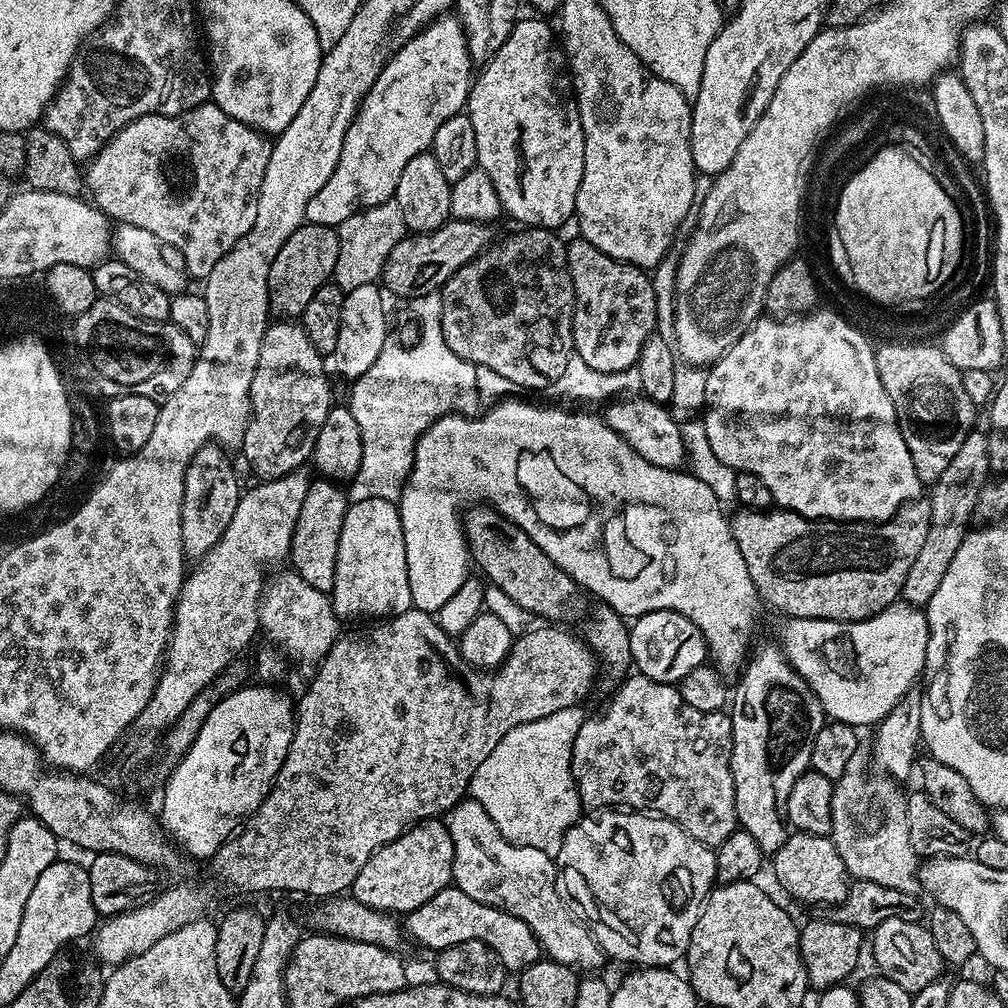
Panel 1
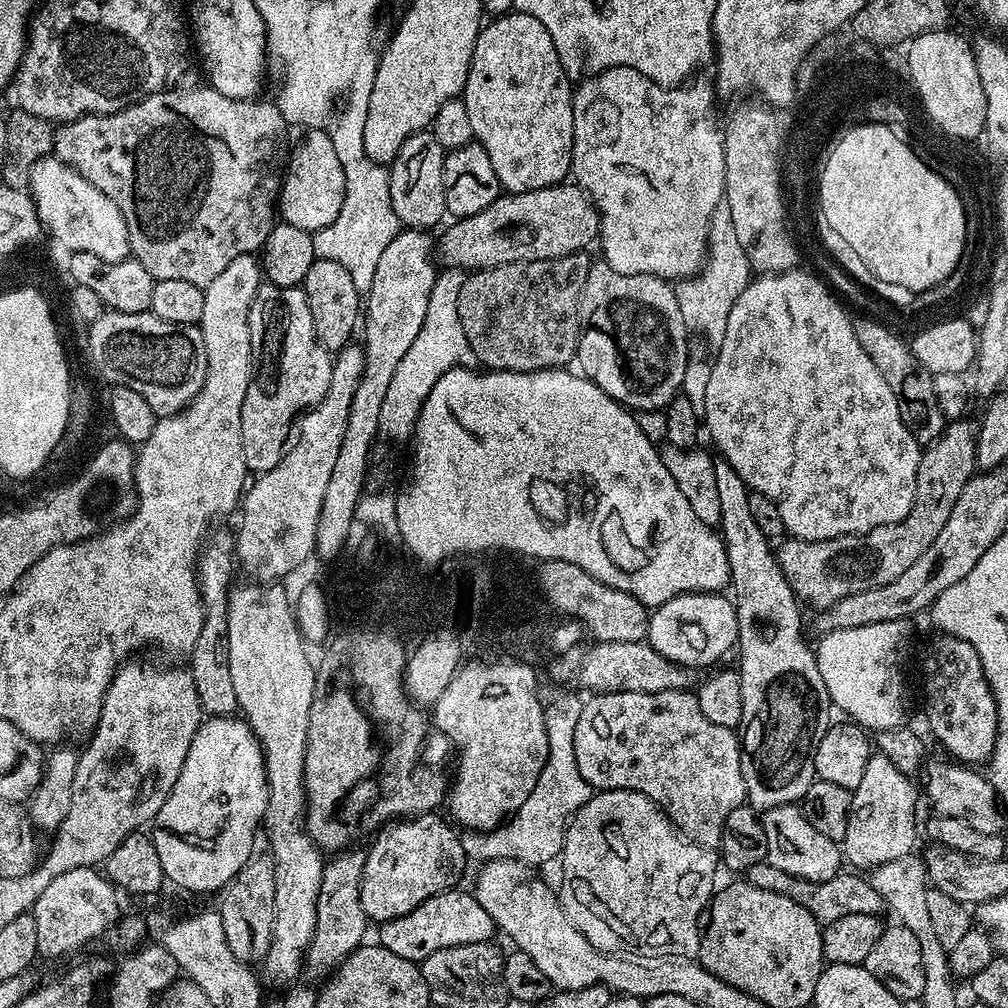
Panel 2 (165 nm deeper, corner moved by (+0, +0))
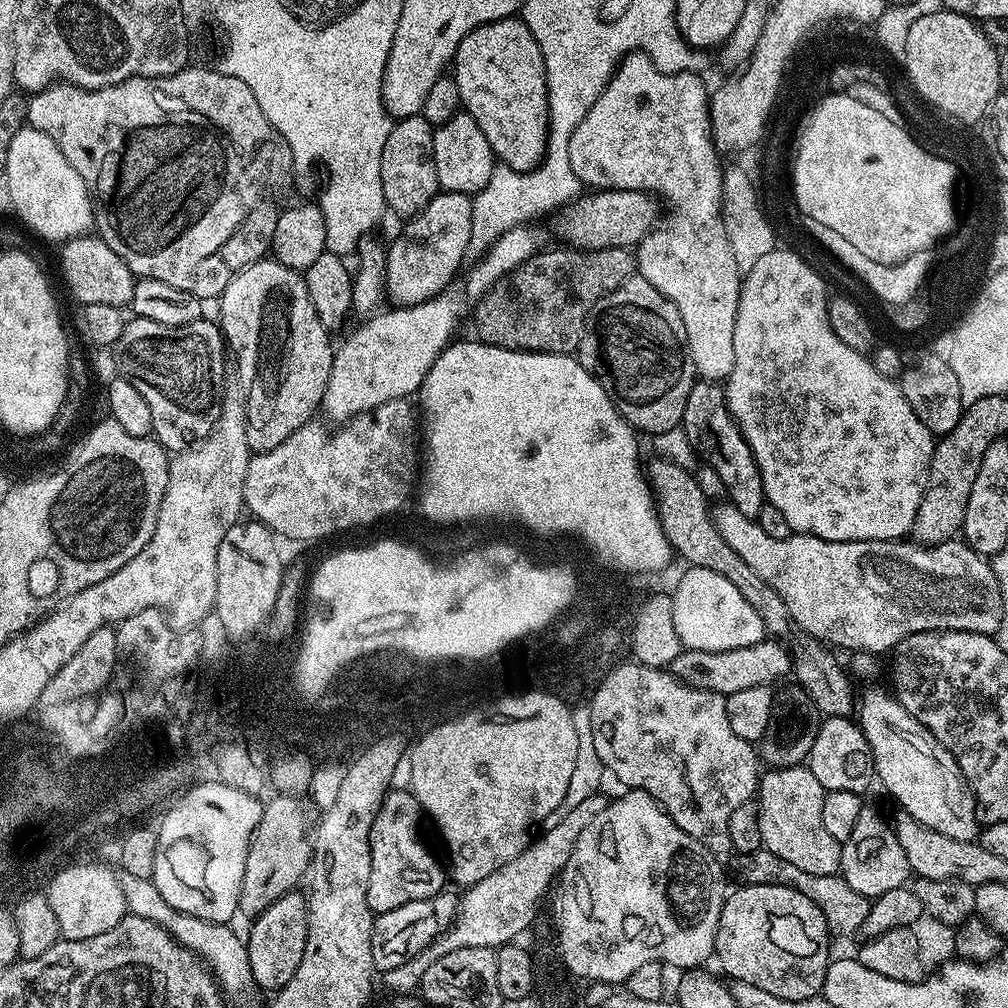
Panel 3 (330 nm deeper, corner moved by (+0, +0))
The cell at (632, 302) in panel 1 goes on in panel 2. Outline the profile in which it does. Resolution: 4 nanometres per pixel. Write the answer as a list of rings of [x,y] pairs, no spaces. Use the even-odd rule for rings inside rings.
[[[593,263],[590,274],[586,276],[586,286],[584,287],[584,297],[580,303],[580,346],[576,349],[575,359],[580,360],[579,371],[583,373],[587,379],[593,380],[603,392],[610,398],[614,398],[623,404],[629,410],[635,410],[637,413],[642,412],[658,412],[668,407],[676,396],[681,395],[684,379],[686,378],[686,370],[690,353],[688,353],[688,336],[690,337],[690,329],[686,326],[686,322],[682,318],[682,309],[678,307],[678,298],[676,297],[676,289],[667,280],[663,280],[660,276],[651,276],[650,274],[618,274],[618,270],[614,270],[606,263]]]

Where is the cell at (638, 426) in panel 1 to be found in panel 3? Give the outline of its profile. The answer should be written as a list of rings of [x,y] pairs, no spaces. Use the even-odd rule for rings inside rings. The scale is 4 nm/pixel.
[[[731,502],[713,503],[710,511],[718,534],[722,534],[722,538],[726,538],[726,542],[733,547],[734,554],[739,554],[742,562],[746,562],[746,566],[751,566],[762,578],[766,578],[766,582],[770,582],[770,586],[774,586],[774,590],[778,590],[778,594],[782,594],[782,602],[786,602],[792,615],[792,621],[802,631],[809,632],[817,640],[827,642],[837,649],[860,648],[856,650],[864,654],[877,654],[876,652],[884,651],[887,653],[895,648],[898,642],[902,642],[902,638],[906,638],[912,632],[977,632],[983,636],[992,636],[1000,629],[1002,594],[998,586],[998,578],[994,574],[991,563],[985,557],[977,554],[969,544],[965,544],[963,539],[953,538],[944,540],[940,544],[921,544],[909,542],[904,538],[898,540],[847,540],[846,542],[823,540],[817,536],[803,534],[791,534],[786,538],[770,538],[766,531],[762,530],[762,526],[759,525],[756,518],[742,514],[742,510],[738,510]]]

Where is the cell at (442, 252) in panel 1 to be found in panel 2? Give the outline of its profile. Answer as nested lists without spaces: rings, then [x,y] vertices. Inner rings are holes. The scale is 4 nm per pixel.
[[[561,182],[550,186],[549,188],[539,188],[538,190],[530,190],[529,192],[510,192],[502,194],[494,202],[490,202],[490,206],[486,206],[486,210],[478,210],[478,214],[466,216],[452,222],[452,225],[444,232],[444,237],[438,240],[438,260],[444,268],[462,268],[465,270],[479,270],[481,268],[497,268],[503,264],[525,264],[531,260],[553,260],[554,258],[562,258],[569,256],[575,252],[585,251],[589,246],[588,243],[595,241],[600,234],[600,211],[596,209],[592,203],[591,196],[584,191],[583,188],[572,182]]]

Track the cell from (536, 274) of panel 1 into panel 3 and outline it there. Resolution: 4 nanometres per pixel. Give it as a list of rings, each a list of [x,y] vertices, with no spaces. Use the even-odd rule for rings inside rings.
[[[571,246],[549,247],[531,256],[525,264],[519,264],[510,274],[503,276],[479,300],[475,301],[475,335],[486,344],[504,348],[508,352],[553,352],[559,356],[575,353],[584,333],[584,323],[598,298],[613,292],[634,272],[634,256],[627,248],[603,248],[586,250]]]

